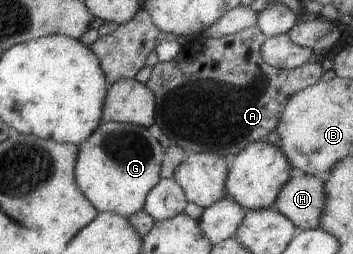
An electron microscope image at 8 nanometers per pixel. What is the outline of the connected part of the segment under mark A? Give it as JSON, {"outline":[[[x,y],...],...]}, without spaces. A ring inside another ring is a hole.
{"outline":[[[258,26],[220,38],[195,38],[185,42],[181,52],[169,60],[159,62],[152,68],[151,78],[146,86],[157,98],[155,124],[169,136],[173,146],[181,146],[186,152],[216,153],[233,158],[249,144],[264,141],[278,128],[281,114],[289,100],[297,92],[321,81],[321,64],[306,63],[293,69],[277,69],[270,66],[262,56],[262,46],[267,37]]]}

